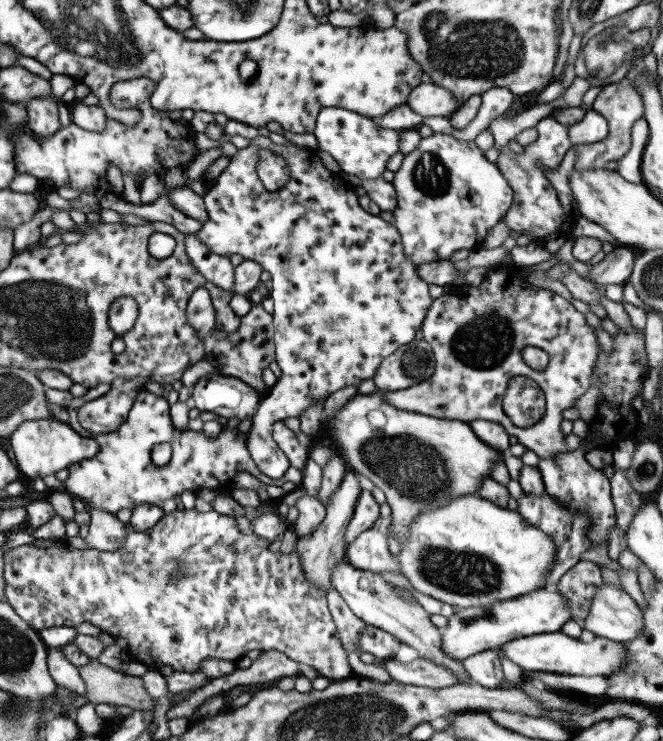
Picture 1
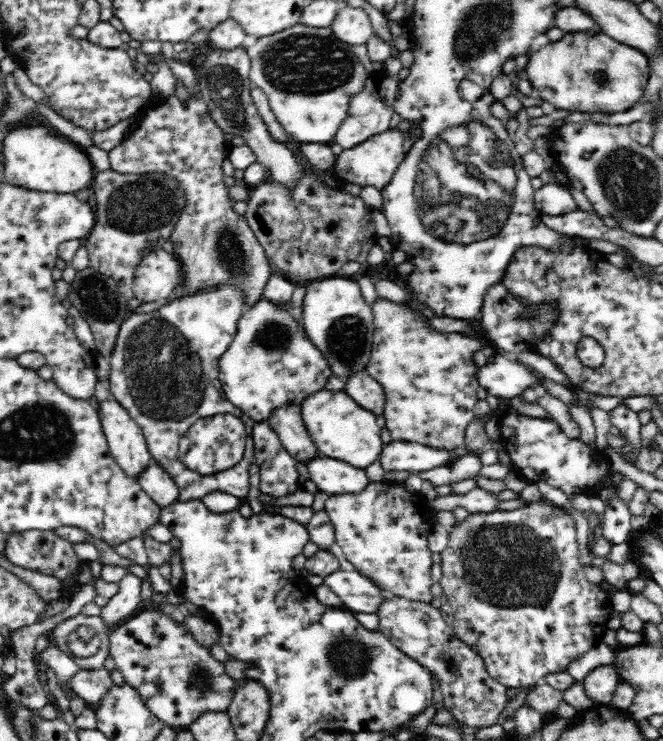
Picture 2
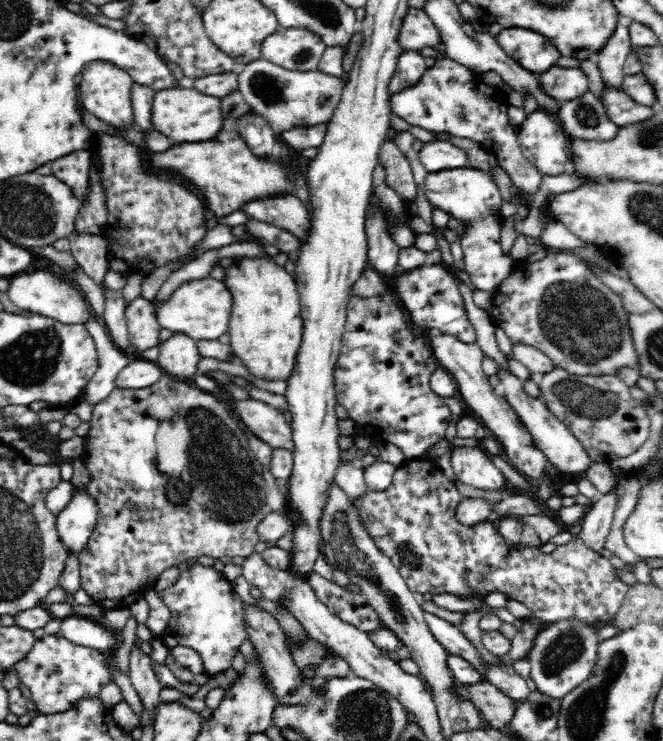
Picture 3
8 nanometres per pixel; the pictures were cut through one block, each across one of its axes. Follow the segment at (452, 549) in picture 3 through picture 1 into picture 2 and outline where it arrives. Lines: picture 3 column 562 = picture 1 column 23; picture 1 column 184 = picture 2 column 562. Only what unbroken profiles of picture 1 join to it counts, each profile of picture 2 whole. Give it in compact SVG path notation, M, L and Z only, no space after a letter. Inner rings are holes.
M533 503L518 510L500 510L492 514L470 514L462 522L450 528L448 548L441 553L442 556L442 579L439 582L443 594L440 599L442 617L449 624L450 629L457 634L460 640L469 644L484 659L485 667L492 679L504 685L507 689L532 688L540 684L543 676L550 672L567 672L568 665L578 660L582 654L587 653L594 645L602 642L603 634L607 630L607 623L614 613L610 605L611 594L602 587L602 584L592 584L582 572L579 560L580 550L577 542L577 527L574 518L565 510L549 504Z

